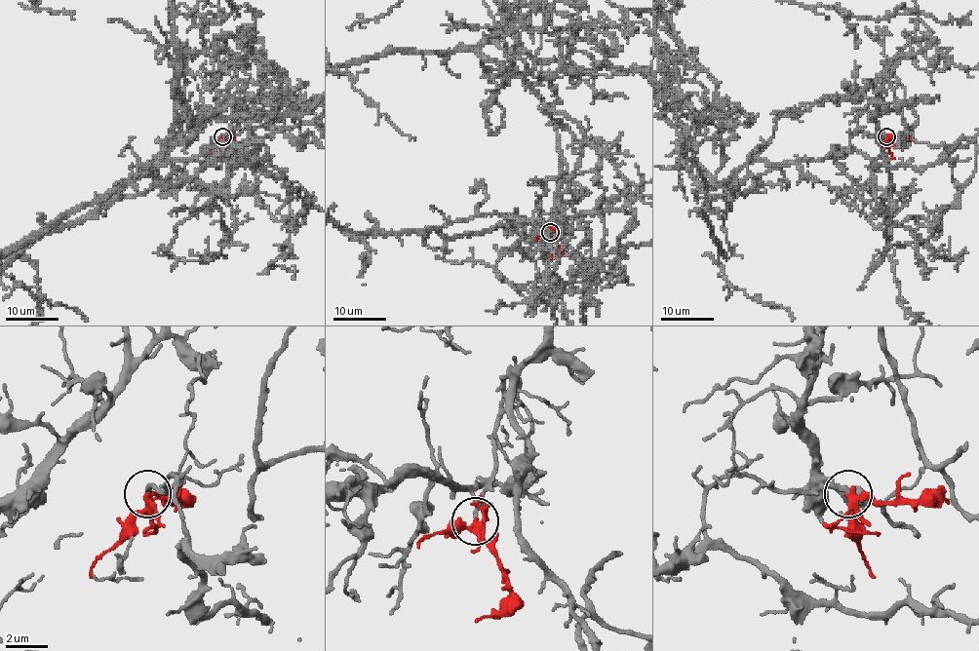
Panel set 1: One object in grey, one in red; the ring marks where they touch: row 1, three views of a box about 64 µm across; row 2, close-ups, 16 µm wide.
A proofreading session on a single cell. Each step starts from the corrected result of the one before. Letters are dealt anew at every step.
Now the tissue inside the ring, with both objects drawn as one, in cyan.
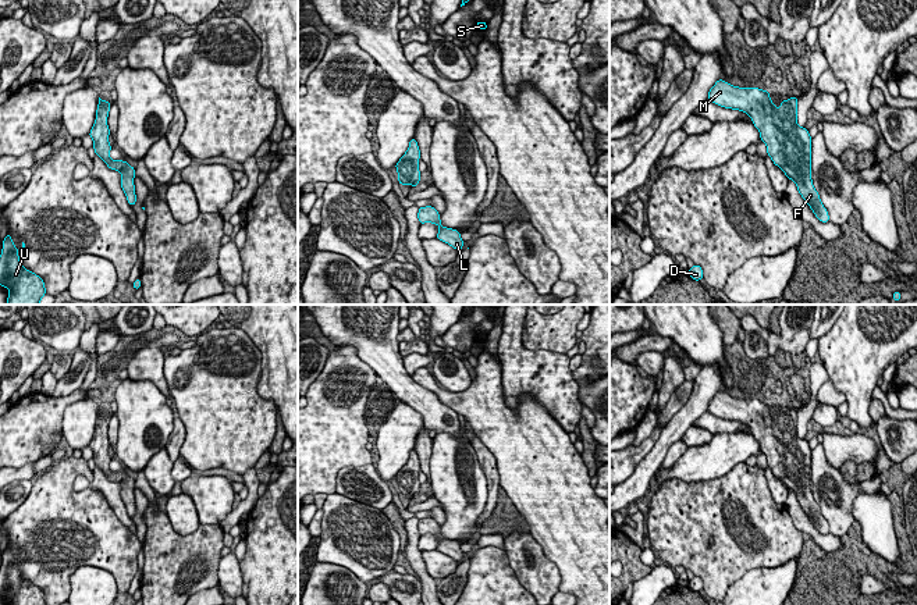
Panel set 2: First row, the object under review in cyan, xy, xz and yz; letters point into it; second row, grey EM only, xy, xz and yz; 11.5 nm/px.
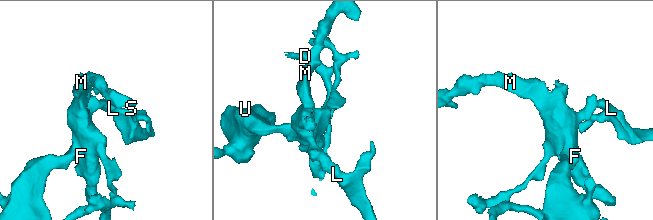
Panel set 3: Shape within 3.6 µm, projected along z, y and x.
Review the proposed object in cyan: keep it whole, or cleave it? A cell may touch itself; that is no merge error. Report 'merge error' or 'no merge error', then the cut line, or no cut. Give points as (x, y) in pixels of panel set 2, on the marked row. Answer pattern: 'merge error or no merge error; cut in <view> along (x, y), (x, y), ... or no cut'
no merge error; no cut

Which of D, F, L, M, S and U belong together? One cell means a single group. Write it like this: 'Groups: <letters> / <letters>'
Groups: D F L M S U

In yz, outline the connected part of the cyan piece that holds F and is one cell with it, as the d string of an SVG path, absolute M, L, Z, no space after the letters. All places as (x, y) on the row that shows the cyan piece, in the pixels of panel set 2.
M722 78L710 89L707 100L750 115L760 131L760 139L767 145L767 153L788 179L796 182L797 191L821 223L829 216L820 200L820 193L811 179L811 140L807 128L797 125L797 100L789 97L776 108L768 90L758 88L737 88Z

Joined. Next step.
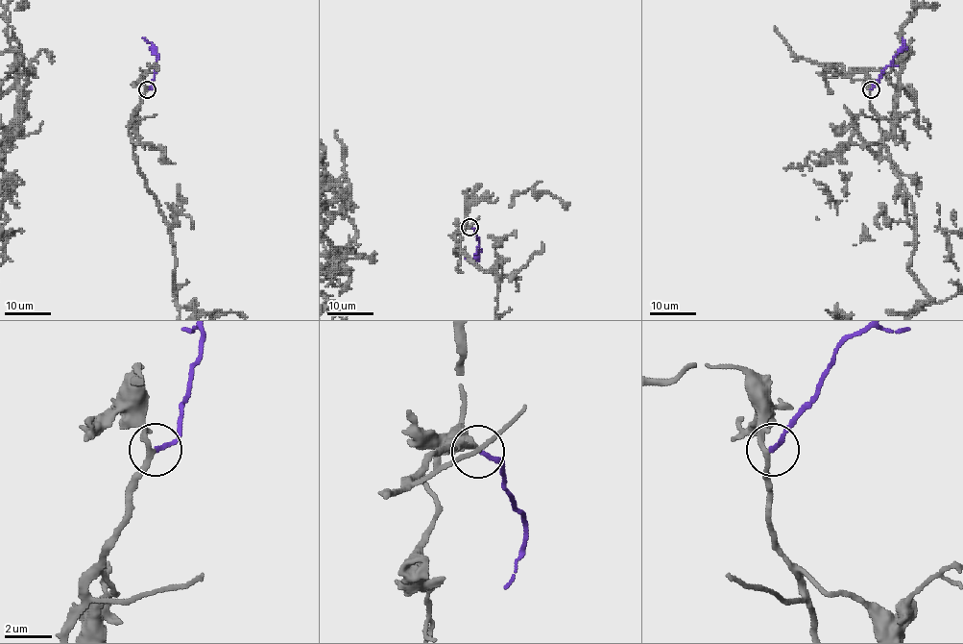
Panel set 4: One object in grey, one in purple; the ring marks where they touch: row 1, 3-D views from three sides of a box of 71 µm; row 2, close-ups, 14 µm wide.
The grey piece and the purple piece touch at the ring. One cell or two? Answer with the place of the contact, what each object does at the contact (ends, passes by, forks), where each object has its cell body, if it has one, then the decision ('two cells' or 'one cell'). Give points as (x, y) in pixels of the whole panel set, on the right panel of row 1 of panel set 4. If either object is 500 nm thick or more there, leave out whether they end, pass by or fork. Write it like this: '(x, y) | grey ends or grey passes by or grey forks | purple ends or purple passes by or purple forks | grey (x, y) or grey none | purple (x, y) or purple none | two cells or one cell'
(871, 89) | grey passes by | purple ends | grey none | purple none | one cell

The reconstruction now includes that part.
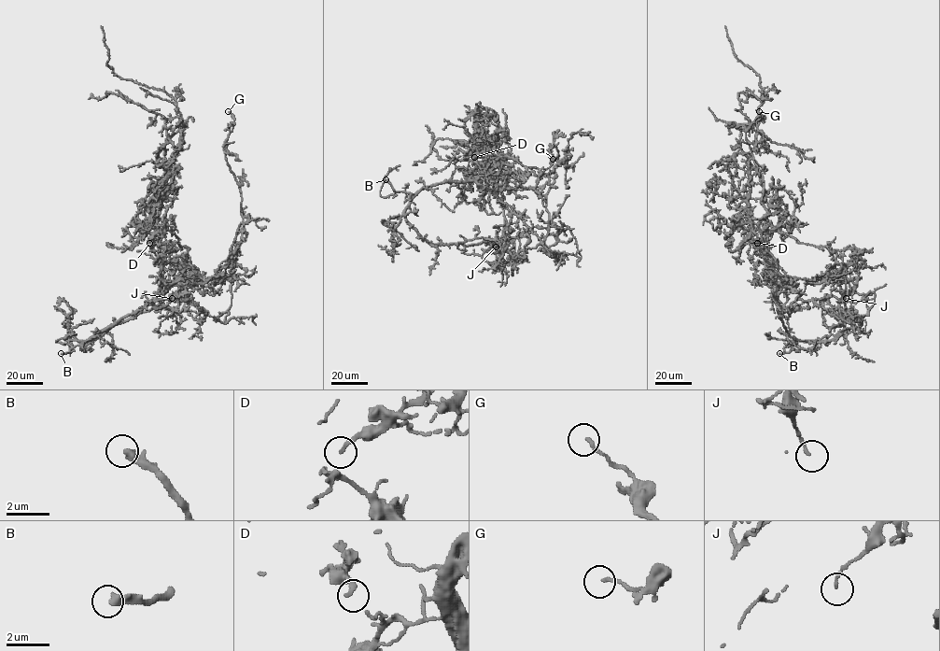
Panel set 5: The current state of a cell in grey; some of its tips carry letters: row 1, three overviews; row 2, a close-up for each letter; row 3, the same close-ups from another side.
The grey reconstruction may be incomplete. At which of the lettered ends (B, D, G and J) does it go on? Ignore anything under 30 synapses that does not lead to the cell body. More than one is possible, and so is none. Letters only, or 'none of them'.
B, D

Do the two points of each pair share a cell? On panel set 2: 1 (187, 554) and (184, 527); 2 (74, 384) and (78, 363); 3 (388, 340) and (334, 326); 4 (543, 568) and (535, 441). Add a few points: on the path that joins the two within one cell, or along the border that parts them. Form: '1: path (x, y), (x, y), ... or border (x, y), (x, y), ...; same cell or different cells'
1: border (164, 512), (180, 534), (191, 534), (201, 525); different cells
2: path (74, 378), (78, 369); same cell
3: path (375, 347), (363, 347), (348, 337); same cell
4: border (529, 530), (543, 552), (555, 565), (560, 576); different cells

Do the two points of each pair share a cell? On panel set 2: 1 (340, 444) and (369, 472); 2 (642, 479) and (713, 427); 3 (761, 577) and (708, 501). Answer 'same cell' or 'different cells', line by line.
1: different cells
2: different cells
3: different cells

